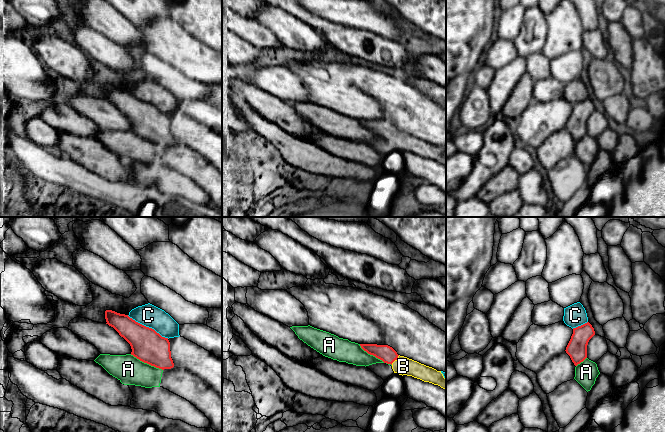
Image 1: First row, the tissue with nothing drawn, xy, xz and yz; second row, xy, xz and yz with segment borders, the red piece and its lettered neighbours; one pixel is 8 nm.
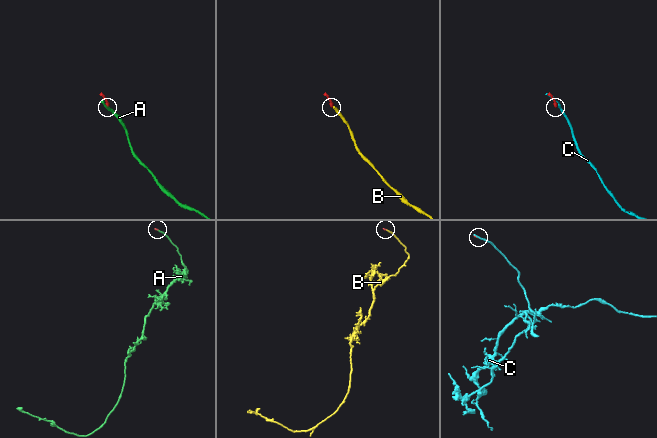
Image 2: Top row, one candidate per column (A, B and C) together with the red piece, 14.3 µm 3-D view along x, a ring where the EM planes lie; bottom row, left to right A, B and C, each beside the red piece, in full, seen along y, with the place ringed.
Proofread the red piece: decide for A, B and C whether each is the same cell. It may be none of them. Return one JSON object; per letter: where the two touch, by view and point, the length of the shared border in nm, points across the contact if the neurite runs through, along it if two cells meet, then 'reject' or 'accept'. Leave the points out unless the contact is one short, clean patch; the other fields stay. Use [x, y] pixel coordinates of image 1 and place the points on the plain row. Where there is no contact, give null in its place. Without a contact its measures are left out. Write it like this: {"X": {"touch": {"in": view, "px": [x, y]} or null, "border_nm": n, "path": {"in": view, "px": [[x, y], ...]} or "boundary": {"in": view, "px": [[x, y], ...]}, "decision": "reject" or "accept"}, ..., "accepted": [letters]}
{"A": {"touch": {"in": "xy", "px": [146, 138]}, "border_nm": 300, "boundary": {"in": "xy", "px": [[130, 130], [162, 146]]}, "decision": "reject"}, "B": {"touch": {"in": "xz", "px": [395, 135]}, "border_nm": 100, "path": {"in": "xz", "px": [[387, 130], [395, 135], [403, 142]]}, "decision": "accept"}, "C": {"touch": {"in": "xy", "px": [148, 103]}, "border_nm": 380, "decision": "reject"}, "accepted": ["B"]}

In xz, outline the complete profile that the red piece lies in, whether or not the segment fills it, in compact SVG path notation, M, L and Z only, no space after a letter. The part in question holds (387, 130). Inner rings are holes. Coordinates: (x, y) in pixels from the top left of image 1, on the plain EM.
M360 120L361 124L368 130L375 132L384 139L391 140L394 149L412 152L424 158L429 158L446 165L446 155L441 147L421 140L417 137L400 132L388 121Z

